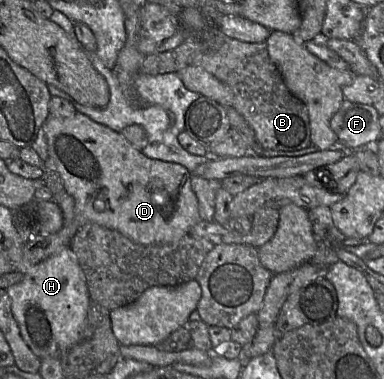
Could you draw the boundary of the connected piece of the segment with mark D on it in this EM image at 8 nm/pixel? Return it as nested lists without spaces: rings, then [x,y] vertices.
[[[76,113],[75,115],[67,118],[63,117],[49,117],[43,125],[45,135],[48,144],[48,155],[52,159],[58,174],[62,180],[64,189],[66,192],[74,198],[75,201],[75,215],[72,223],[64,222],[63,227],[53,234],[43,235],[39,234],[33,236],[29,239],[25,239],[23,244],[23,254],[20,263],[17,266],[16,271],[23,273],[24,275],[34,268],[36,265],[56,254],[58,251],[66,246],[69,246],[71,239],[73,238],[76,231],[85,223],[97,223],[101,226],[116,230],[122,235],[126,236],[130,240],[142,244],[142,245],[154,245],[154,244],[168,244],[173,243],[186,235],[190,235],[191,229],[197,224],[200,219],[199,209],[198,209],[198,199],[191,187],[191,173],[181,164],[166,162],[162,160],[156,160],[146,157],[142,151],[137,150],[133,147],[120,132],[116,132],[102,124],[99,124],[88,116],[81,113]]]

